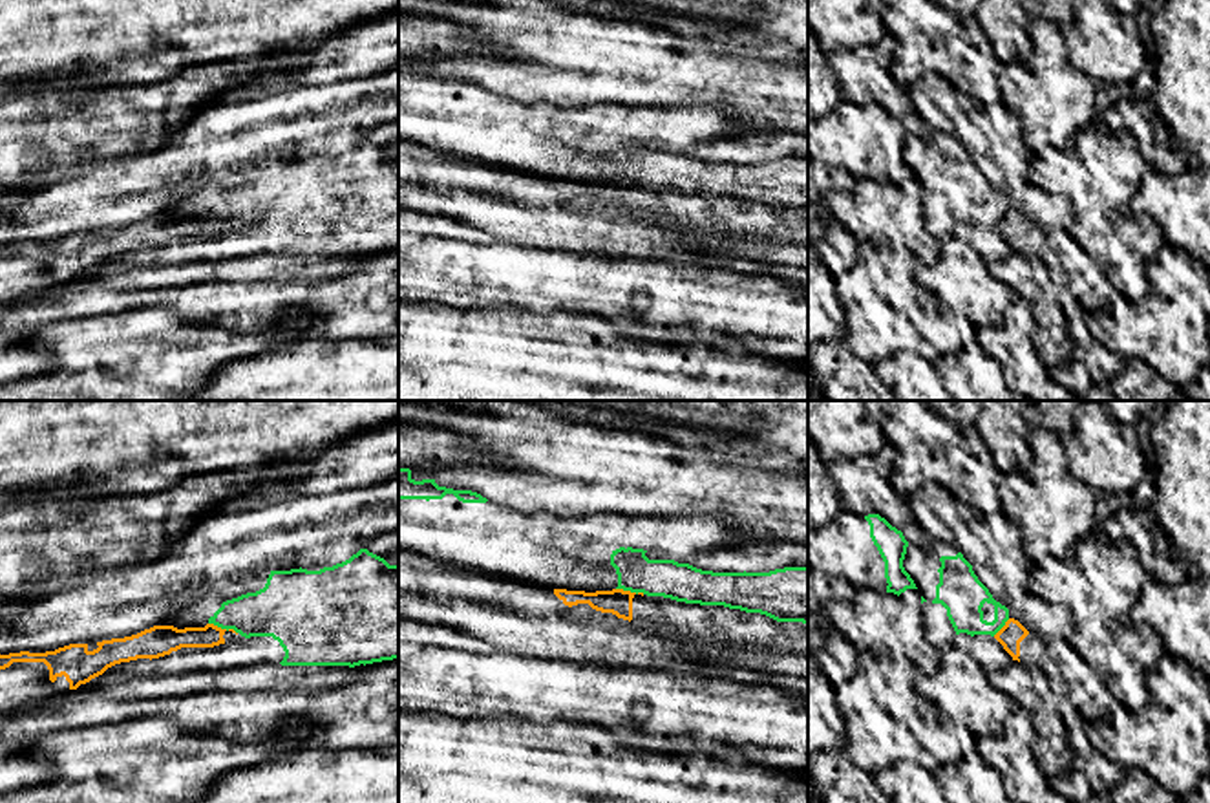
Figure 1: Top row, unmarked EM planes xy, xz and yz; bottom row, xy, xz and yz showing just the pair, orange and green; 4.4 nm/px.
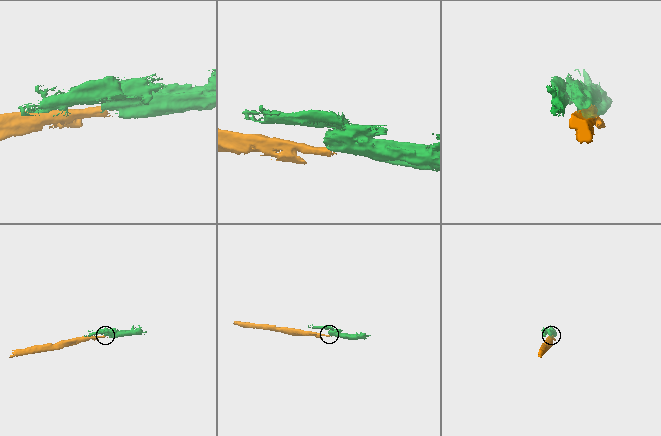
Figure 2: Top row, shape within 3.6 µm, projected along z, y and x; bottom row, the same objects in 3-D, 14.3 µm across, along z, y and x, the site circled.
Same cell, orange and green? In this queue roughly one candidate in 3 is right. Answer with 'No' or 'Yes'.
No

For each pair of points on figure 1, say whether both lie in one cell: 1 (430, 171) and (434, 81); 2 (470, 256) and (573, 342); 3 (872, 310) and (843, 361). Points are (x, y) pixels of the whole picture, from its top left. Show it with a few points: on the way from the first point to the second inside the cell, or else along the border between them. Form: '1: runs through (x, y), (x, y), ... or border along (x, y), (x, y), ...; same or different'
1: border along (417, 143), (472, 160); different
2: border along (496, 306), (518, 306), (540, 313), (582, 313); different
3: border along (859, 355), (872, 364); different

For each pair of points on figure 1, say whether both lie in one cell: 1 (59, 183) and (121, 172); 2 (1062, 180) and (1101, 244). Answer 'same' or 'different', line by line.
1: same
2: same

